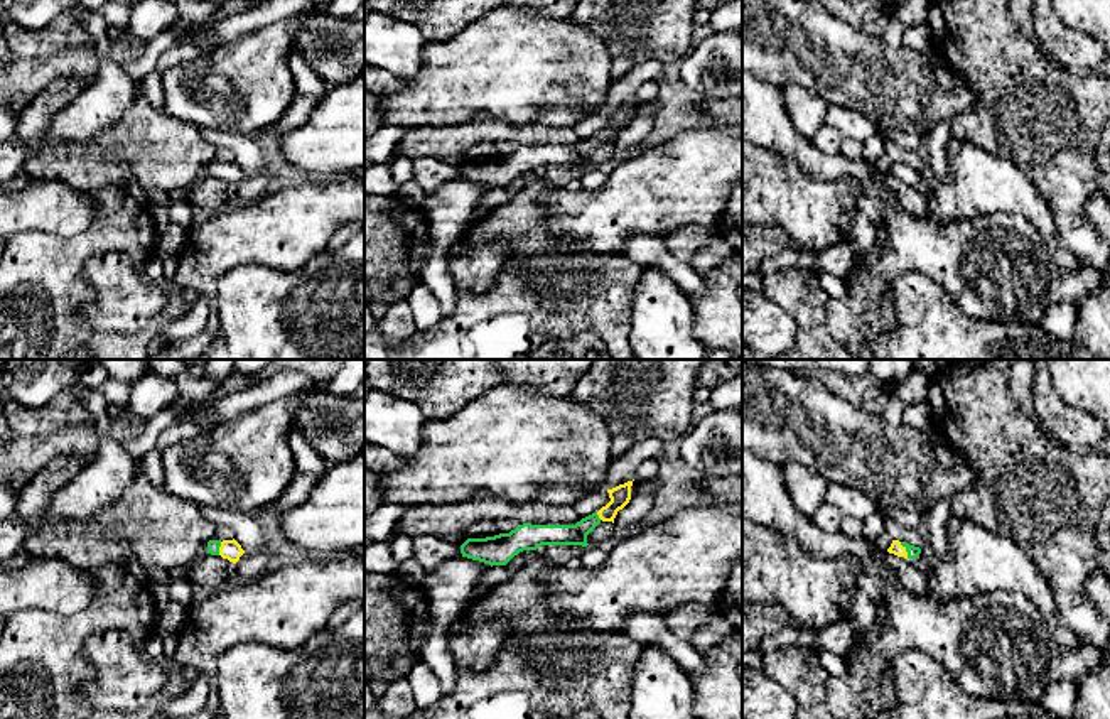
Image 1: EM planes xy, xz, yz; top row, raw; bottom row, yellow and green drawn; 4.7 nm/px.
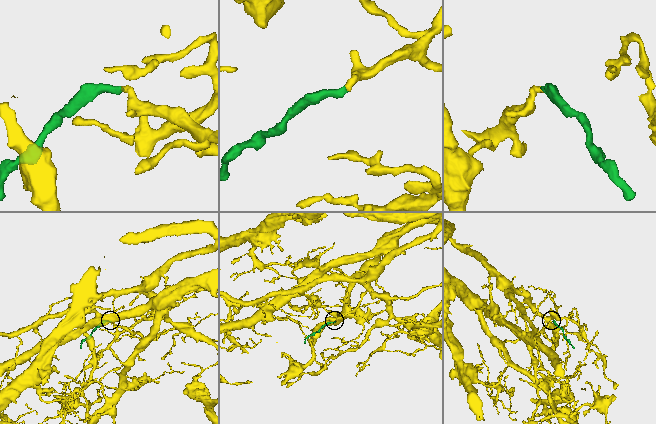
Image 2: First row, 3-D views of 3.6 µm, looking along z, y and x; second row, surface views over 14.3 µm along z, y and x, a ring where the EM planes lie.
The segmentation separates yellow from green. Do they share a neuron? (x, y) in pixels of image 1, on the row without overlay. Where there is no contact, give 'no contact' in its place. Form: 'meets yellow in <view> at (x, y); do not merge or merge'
meets yellow in yz at (905, 172); merge

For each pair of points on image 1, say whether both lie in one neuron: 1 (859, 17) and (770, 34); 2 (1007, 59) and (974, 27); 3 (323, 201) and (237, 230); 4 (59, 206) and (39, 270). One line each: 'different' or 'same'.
1: different
2: same
3: same
4: different

